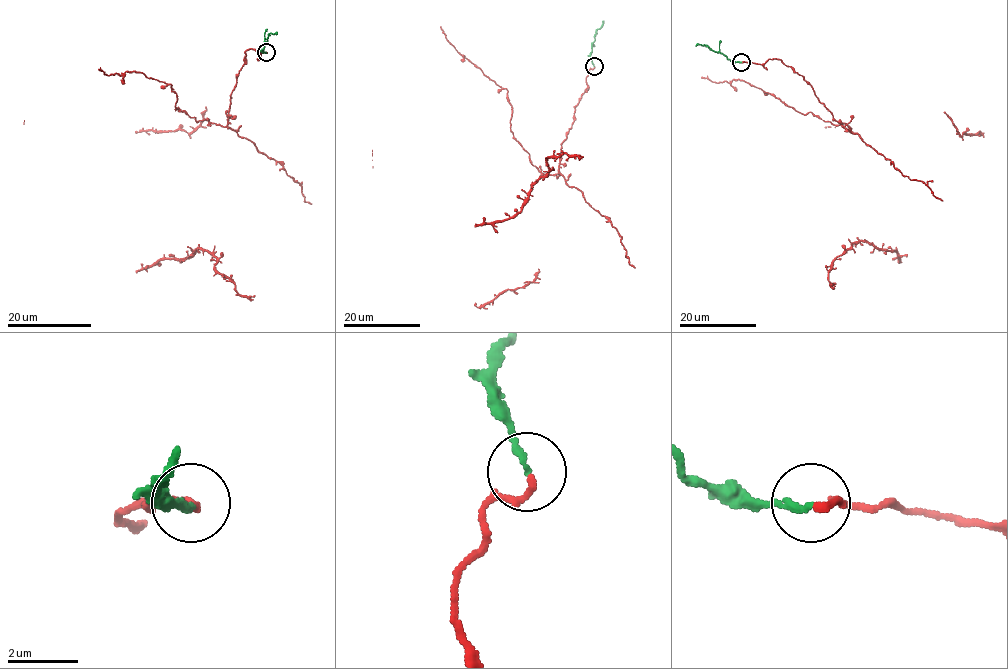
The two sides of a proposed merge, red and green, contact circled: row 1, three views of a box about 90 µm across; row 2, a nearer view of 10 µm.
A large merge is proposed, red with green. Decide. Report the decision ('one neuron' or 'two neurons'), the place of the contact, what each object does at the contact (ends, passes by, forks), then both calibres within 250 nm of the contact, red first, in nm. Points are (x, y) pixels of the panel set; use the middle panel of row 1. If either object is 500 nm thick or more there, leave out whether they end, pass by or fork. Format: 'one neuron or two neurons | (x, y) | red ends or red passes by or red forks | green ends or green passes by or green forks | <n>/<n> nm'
one neuron | (594, 66) | red ends | green ends | 200/200 nm

